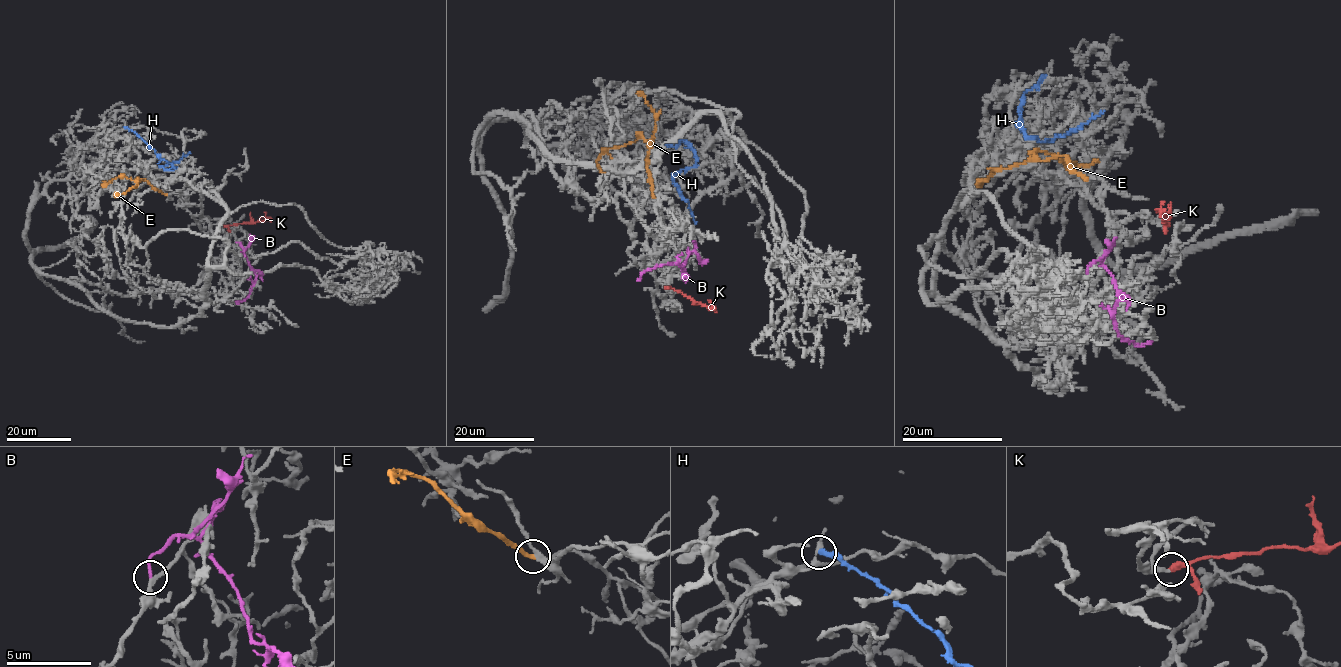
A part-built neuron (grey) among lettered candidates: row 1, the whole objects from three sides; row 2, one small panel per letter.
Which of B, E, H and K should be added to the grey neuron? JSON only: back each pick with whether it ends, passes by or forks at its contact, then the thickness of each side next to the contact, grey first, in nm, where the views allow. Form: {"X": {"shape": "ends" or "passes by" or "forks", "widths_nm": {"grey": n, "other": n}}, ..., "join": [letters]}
{"K": {"shape": "ends", "widths_nm": {"grey": 140, "other": 400}}, "join": ["K"]}

